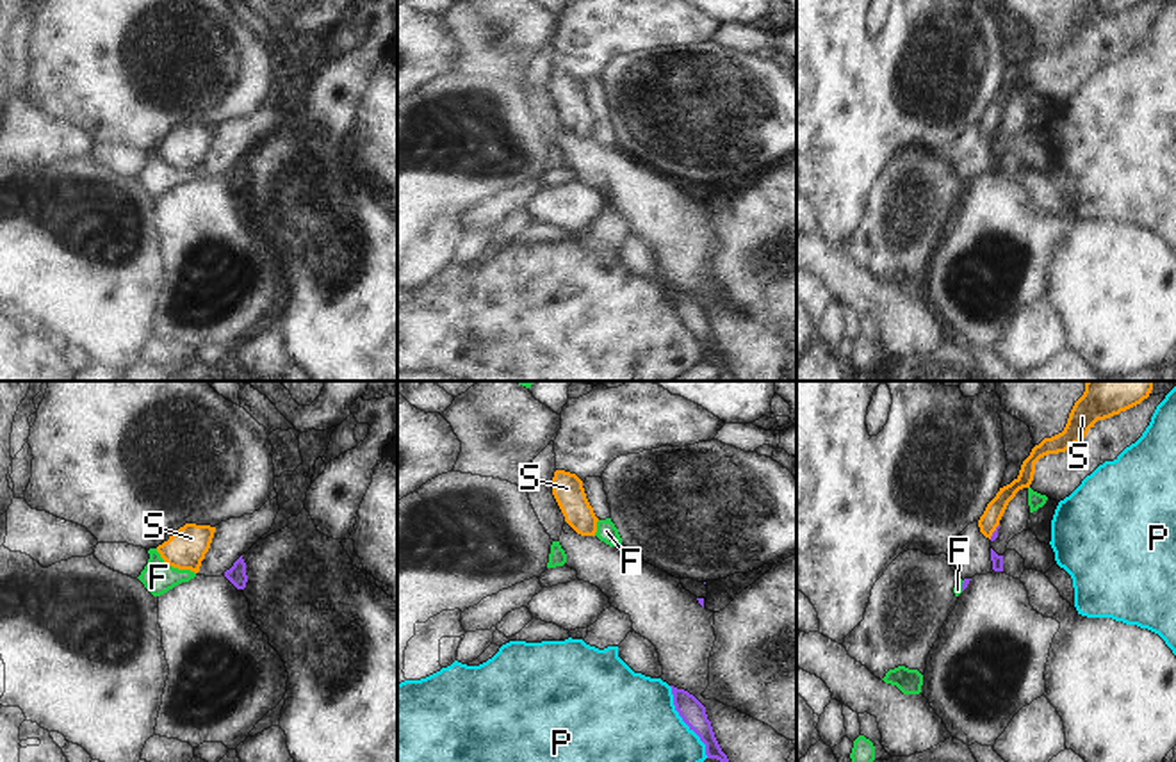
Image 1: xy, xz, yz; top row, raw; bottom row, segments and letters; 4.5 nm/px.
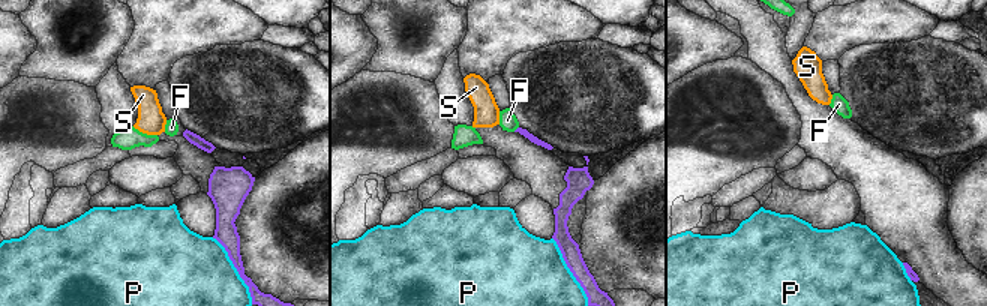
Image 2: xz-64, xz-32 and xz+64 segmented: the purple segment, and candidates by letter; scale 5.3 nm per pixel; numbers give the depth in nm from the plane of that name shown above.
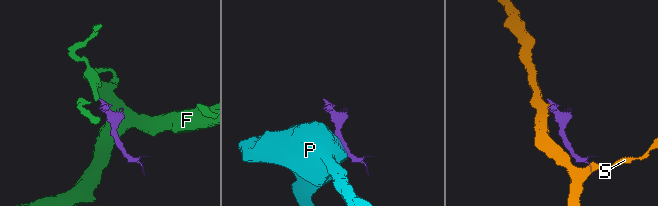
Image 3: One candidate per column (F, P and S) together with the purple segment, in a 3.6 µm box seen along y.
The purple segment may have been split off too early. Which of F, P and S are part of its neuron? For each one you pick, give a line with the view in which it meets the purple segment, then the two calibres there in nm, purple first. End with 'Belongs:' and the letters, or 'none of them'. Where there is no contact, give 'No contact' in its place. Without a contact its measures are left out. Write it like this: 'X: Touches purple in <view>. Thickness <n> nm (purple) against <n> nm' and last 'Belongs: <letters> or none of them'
Belongs: none of them

